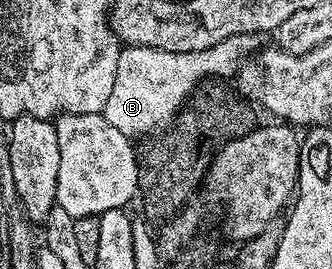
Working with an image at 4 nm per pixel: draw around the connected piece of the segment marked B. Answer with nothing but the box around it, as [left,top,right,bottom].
[101,32,273,138]

